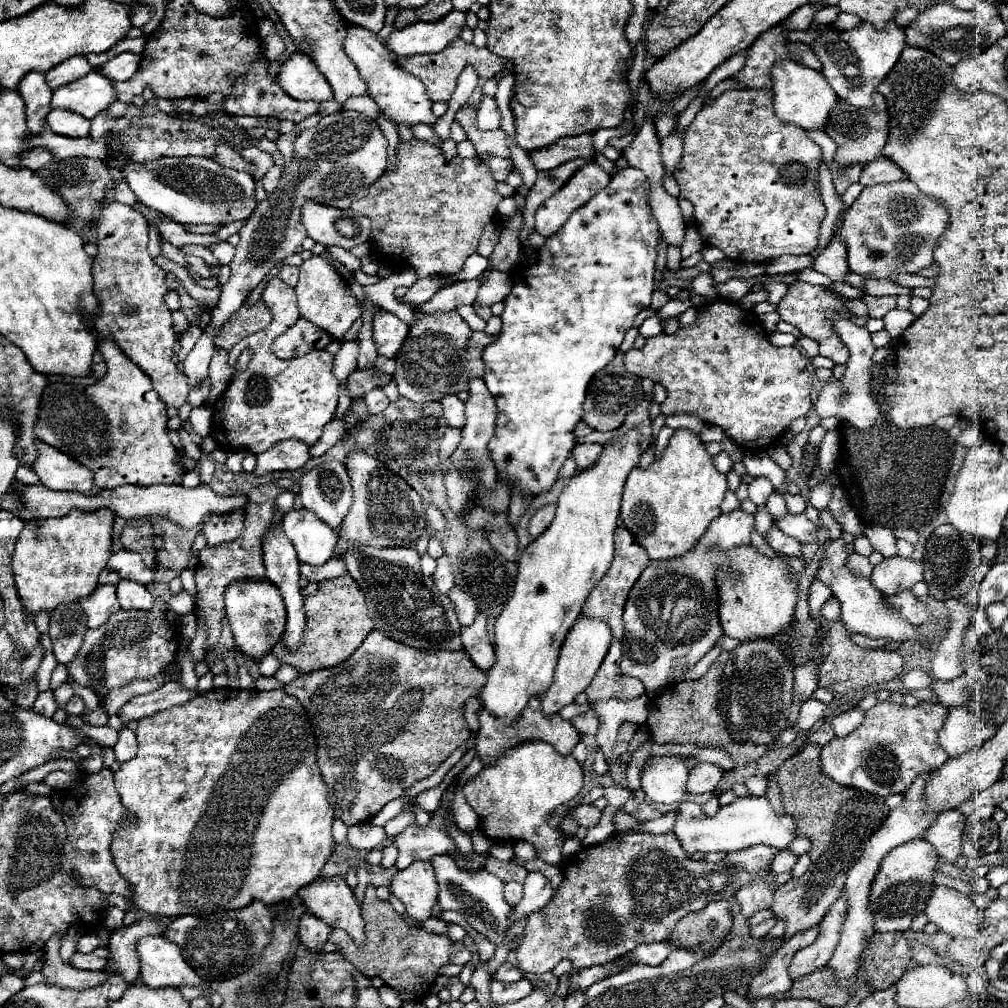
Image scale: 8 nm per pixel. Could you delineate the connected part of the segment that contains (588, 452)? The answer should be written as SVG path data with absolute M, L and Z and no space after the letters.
M579 443L579 445L575 445L573 455L575 455L577 467L589 469L599 459L601 451L603 451L603 445L599 445L599 443Z

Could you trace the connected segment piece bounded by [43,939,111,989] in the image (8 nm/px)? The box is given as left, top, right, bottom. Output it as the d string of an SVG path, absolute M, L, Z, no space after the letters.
M51 939L49 951L45 951L47 957L43 965L45 983L59 983L61 987L67 989L91 989L103 985L111 977L109 971L79 971L69 963L63 963L59 957L59 945L61 939Z

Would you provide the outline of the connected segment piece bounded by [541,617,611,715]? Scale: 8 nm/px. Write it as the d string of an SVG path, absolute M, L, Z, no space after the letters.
M579 617L575 621L573 629L569 631L569 635L565 637L565 643L561 647L561 655L559 655L559 661L555 667L553 687L549 687L547 693L541 695L541 711L545 715L559 713L565 705L573 703L581 691L585 691L589 687L603 657L607 655L609 643L611 643L611 629L607 627L607 623L603 623L599 619L591 619L591 617Z

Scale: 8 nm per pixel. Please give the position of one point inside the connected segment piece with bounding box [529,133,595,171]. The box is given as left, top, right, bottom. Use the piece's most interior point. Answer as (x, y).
(568, 148)

